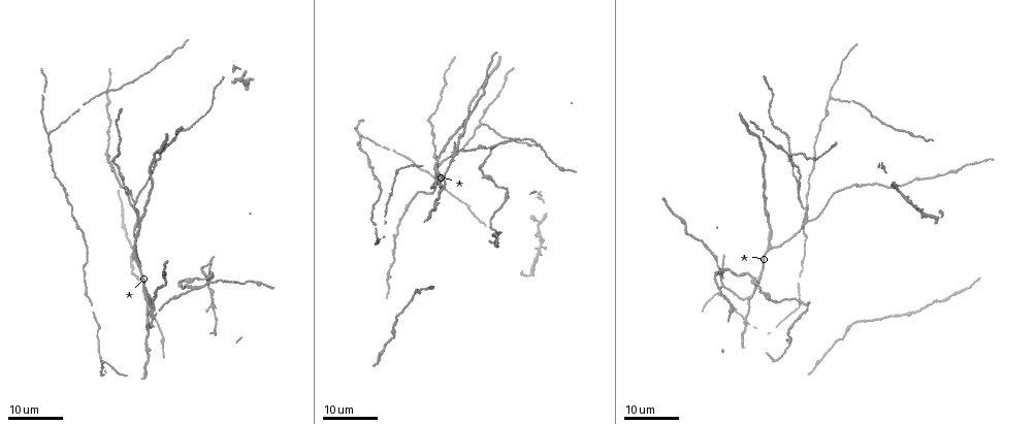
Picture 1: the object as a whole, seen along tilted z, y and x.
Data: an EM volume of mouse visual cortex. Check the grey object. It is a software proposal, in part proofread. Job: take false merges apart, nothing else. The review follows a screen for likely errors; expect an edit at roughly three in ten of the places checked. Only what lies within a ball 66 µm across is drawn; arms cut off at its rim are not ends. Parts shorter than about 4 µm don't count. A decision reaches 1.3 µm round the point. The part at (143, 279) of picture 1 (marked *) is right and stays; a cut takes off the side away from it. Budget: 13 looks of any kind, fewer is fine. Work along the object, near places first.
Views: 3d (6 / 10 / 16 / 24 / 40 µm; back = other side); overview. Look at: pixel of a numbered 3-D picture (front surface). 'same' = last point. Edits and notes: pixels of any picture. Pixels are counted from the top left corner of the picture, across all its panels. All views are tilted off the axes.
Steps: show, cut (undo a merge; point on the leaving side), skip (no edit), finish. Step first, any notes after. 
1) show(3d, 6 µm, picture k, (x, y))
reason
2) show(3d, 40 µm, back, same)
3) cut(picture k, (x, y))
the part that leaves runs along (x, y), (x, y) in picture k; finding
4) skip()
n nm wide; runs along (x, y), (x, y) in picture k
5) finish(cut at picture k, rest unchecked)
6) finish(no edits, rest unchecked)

show(3d, 16 µm, picture 1, (190, 285))
three-way junction

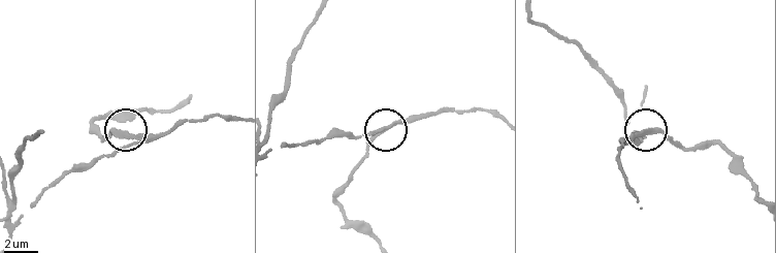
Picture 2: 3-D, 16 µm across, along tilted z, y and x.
show(3d, 6 µm, picture 2, (643, 133))
zoom in

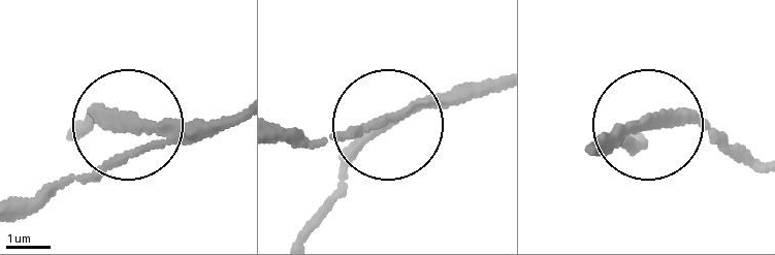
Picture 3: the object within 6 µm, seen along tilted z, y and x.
cut(picture 3, (120, 121))
3 arms; the part that leaves runs along (612, 132), (653, 116), (703, 129), (752, 161) in picture 3; two neurons meet here

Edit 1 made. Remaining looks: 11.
show(3d, 16 µm, picture 1, (50, 133))
side arm on a straight run

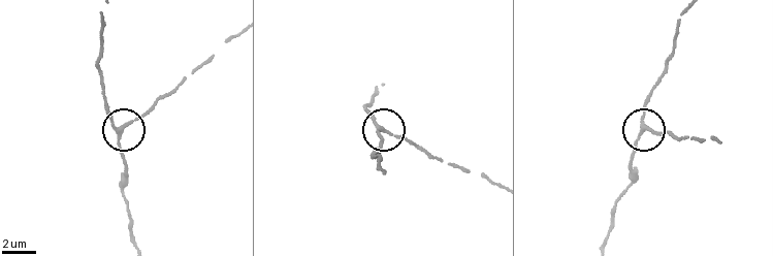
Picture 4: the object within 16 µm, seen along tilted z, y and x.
show(3d, 6 µm, picture 4, (119, 127))

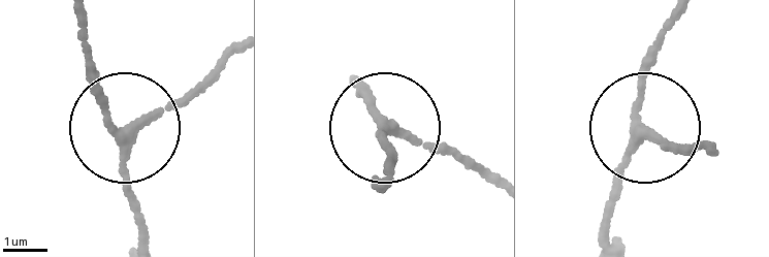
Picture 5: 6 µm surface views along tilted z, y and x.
skip()
3 arms; runs along (609, 235), (610, 196), (638, 135), (638, 87), (665, 20) in picture 5; all the same neuron

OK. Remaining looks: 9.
show(3d, 16 µm, picture 1, (134, 200))
arms part here

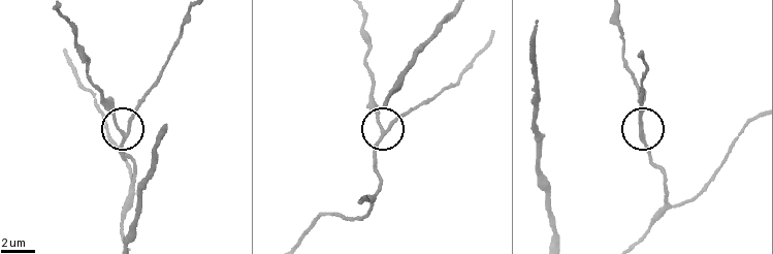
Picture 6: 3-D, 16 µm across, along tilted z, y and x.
show(3d, 10 µm, picture 6, (384, 128))

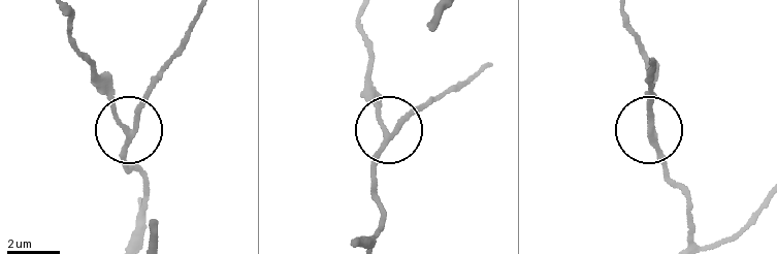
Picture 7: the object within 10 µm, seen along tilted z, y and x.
skip()
runs along (358, 239), (384, 210), (385, 135), (364, 96) in picture 7; all the same neuron

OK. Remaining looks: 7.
show(3d, 24 µm, picture 1, (810, 219))
small branch off a trunk

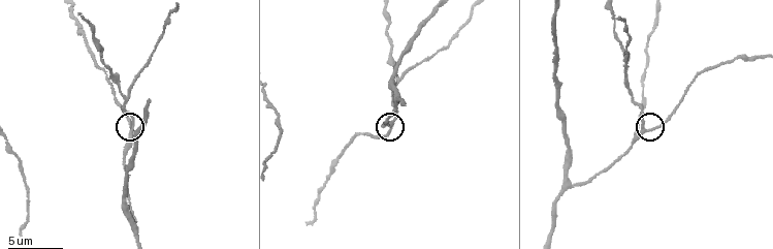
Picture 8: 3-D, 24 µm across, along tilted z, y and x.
show(3d, 10 µm, picture 8, (643, 129))

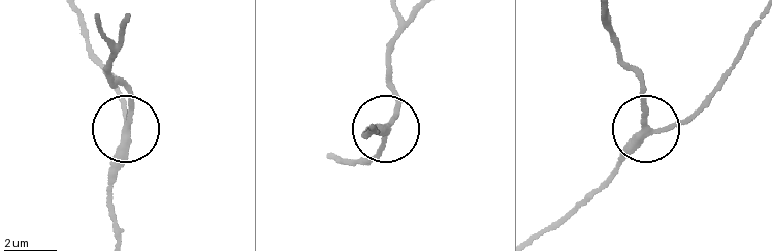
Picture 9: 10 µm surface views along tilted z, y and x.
skip()
230 nm wide; continuous, no second neuron

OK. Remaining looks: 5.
show(3d, 16 µm, picture 8, (396, 104))
three-way junction

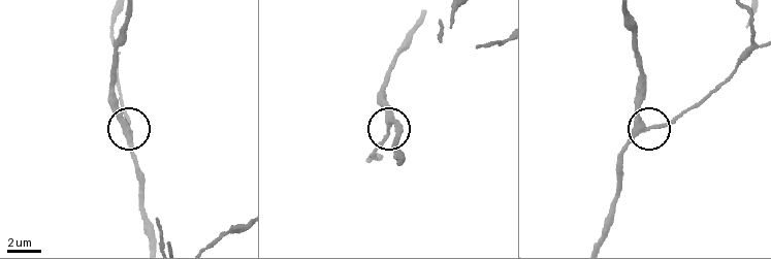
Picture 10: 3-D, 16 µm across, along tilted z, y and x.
skip()
side arm 39 µm; 3 arms; continuous, no second neuron

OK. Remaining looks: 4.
show(3d, 16 µm, picture 1, (480, 124))
side arm on a straight run

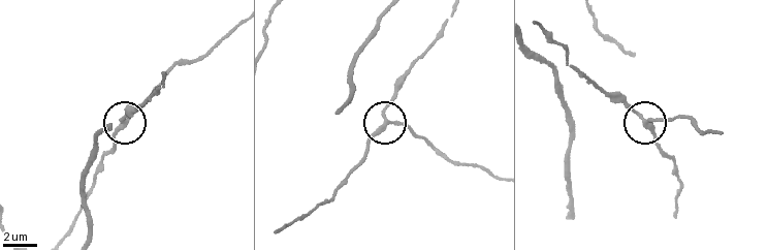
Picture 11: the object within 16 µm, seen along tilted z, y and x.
show(3d, 10 µm, picture 11, (645, 121))

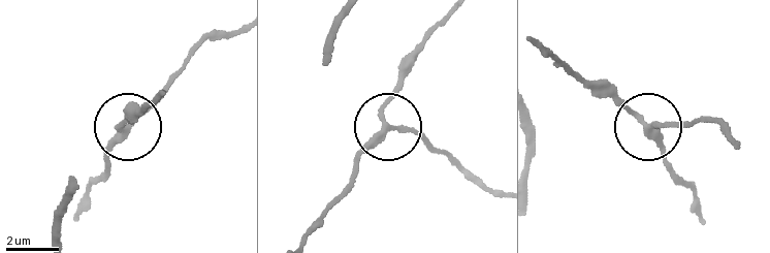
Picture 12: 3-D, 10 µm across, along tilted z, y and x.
skip()
3 arms; runs along (698, 211), (696, 190), (678, 176), (658, 130), (598, 87) in picture 12; continuous, no second neuron

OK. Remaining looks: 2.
finish(cut at picture 3, rest unchecked)

